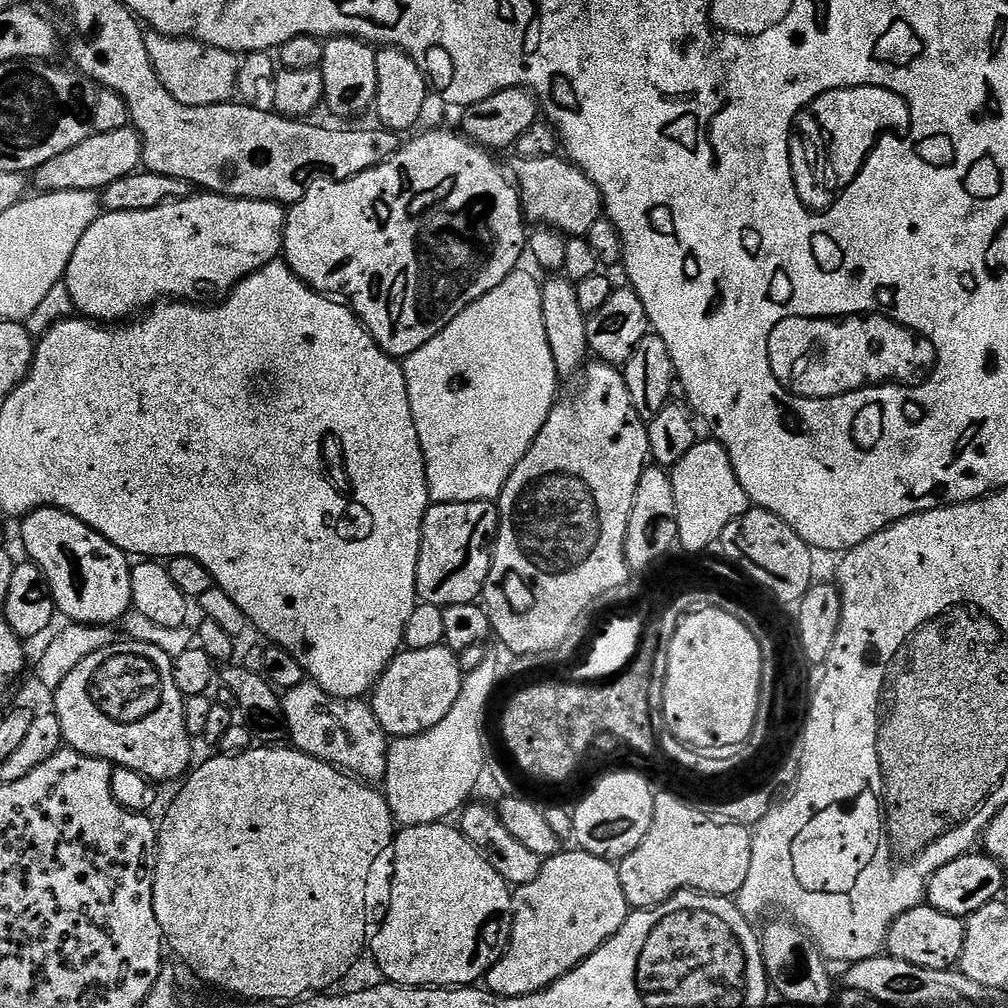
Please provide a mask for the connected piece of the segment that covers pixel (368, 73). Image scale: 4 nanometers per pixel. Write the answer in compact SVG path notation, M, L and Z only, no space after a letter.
M337 36L329 39L324 45L320 73L324 83L323 107L329 108L336 116L341 116L341 121L348 122L351 116L360 116L364 111L371 109L376 103L378 90L378 70L376 69L377 49L366 40L357 40L354 36Z

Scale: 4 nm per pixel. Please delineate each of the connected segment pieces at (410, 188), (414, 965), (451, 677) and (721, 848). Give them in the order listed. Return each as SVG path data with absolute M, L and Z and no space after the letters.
M459 131L424 132L421 136L413 135L412 141L401 143L400 149L386 162L374 166L374 170L366 170L366 174L358 174L349 180L315 180L306 190L306 194L287 209L284 217L283 263L287 264L298 279L316 292L322 292L332 298L343 298L348 307L356 313L364 323L364 328L378 342L378 346L388 356L403 358L414 354L430 338L434 338L466 306L478 302L482 294L490 294L498 282L502 282L509 274L521 267L520 259L526 256L526 221L520 205L520 192L510 179L509 173L496 165L491 151L472 143Z
M441 822L423 824L413 828L401 827L395 833L390 849L392 889L388 892L388 913L385 914L384 919L379 921L378 925L383 932L380 932L375 945L378 966L381 967L381 974L387 983L405 984L408 988L454 988L475 985L477 982L483 981L490 969L499 962L501 956L504 955L504 949L508 946L508 940L512 936L513 889L502 878L502 874L498 874L498 870L494 870L494 866L490 866L490 862L486 862L486 858L482 858L482 854L478 854L478 850L474 850L474 846L470 846L470 842L460 832L459 827L452 825L451 828L450 825L451 823Z
M447 646L431 648L430 650L404 650L396 655L385 672L380 675L380 680L370 693L370 703L378 722L384 733L390 738L402 736L417 736L442 722L446 714L450 714L450 706L458 702L458 694L462 690L465 672L458 666L458 655Z
M662 790L656 792L654 818L646 838L638 847L619 861L618 867L622 878L622 890L633 909L657 908L677 892L691 890L703 892L709 896L735 897L750 874L750 854L752 853L752 834L741 824L721 822L706 813L692 807L687 799L671 796Z

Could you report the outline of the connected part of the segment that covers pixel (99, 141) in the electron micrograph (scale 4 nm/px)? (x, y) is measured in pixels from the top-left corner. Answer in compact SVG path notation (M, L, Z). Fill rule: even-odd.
M131 126L122 130L110 130L110 134L89 134L82 142L78 142L78 146L74 146L74 150L66 150L66 154L58 154L58 158L42 162L42 166L38 166L34 173L34 188L40 194L70 190L99 193L110 186L110 182L118 182L118 178L126 178L137 171L143 159L140 135Z

